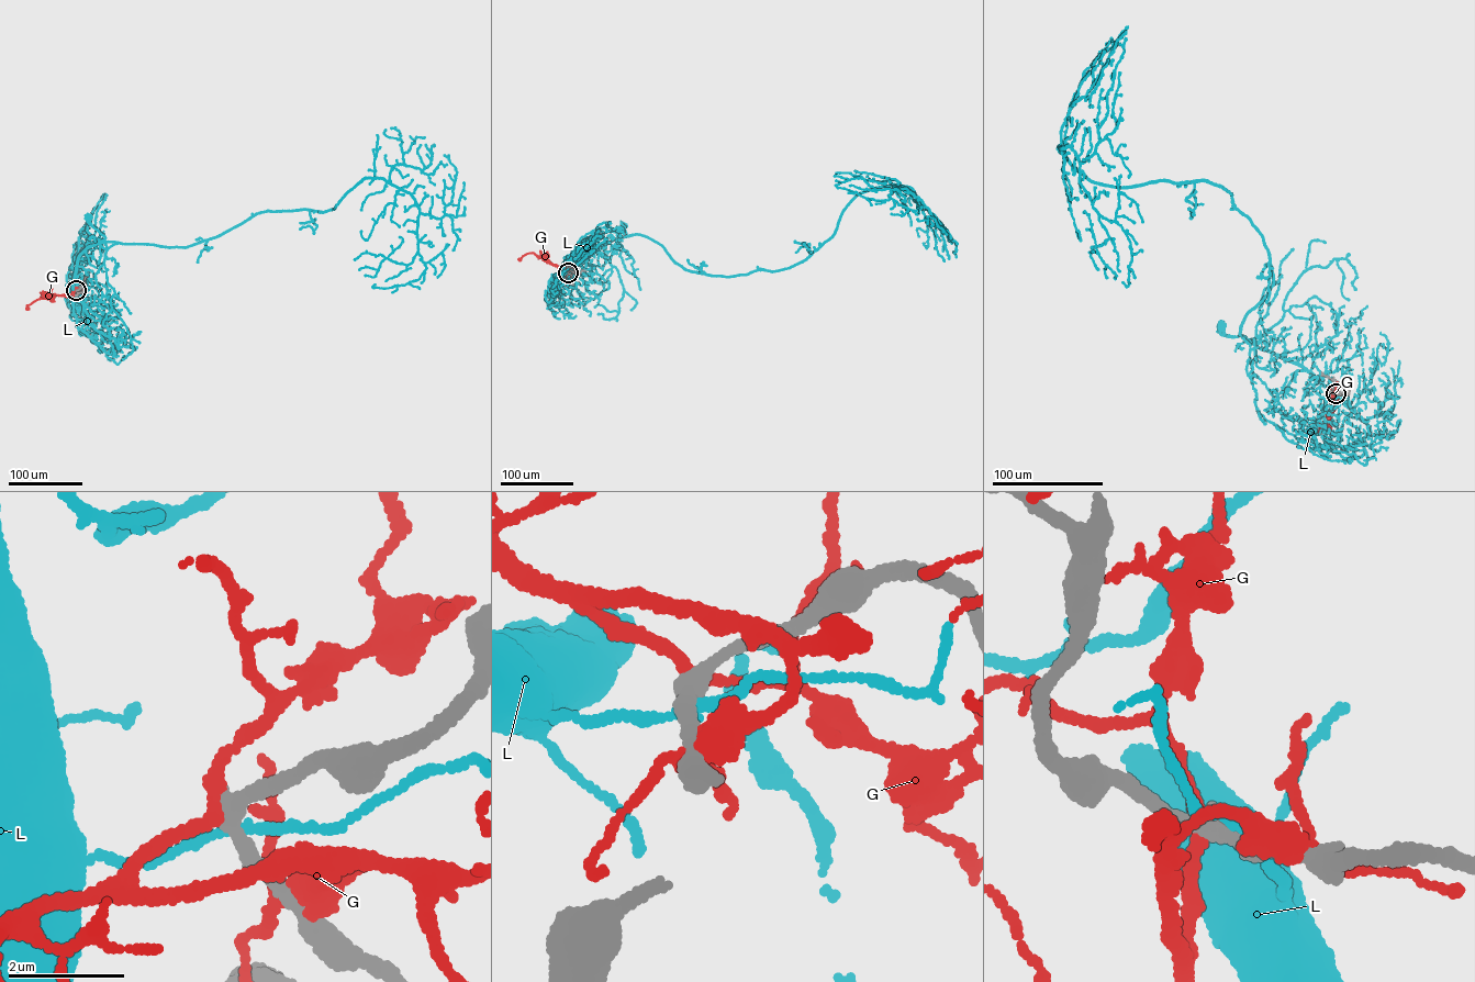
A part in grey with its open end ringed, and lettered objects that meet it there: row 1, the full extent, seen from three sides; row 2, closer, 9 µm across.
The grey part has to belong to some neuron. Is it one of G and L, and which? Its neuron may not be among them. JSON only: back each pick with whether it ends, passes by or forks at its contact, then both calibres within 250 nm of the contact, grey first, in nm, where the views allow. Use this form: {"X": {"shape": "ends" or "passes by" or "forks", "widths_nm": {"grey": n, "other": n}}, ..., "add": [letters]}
{"add": []}

